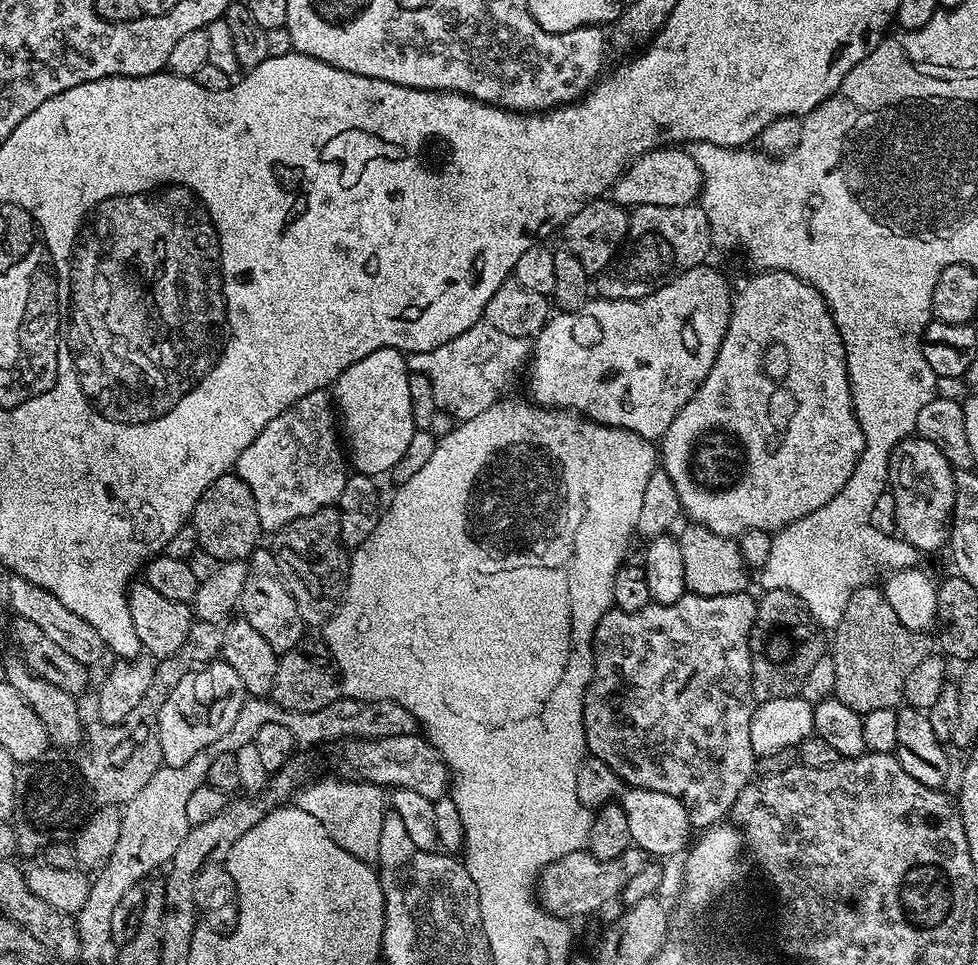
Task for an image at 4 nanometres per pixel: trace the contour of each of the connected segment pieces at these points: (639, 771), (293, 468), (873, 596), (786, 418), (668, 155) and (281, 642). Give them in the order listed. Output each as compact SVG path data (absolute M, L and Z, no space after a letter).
M747 591L735 592L734 594L726 594L725 596L694 596L685 594L682 598L678 598L678 602L670 602L669 604L653 604L649 602L642 610L634 610L633 612L623 612L621 608L615 606L609 608L606 614L602 614L602 618L598 622L598 626L592 635L592 677L588 683L588 689L584 695L584 737L586 738L586 749L593 757L601 760L632 788L645 788L646 790L661 791L662 794L673 795L686 808L686 814L689 815L689 822L693 829L707 830L716 827L731 813L734 802L738 798L738 794L742 794L742 790L746 785L752 783L754 773L756 772L756 755L750 746L750 722L752 721L752 709L754 707L754 697L752 694L752 627L754 626L754 618L756 617L756 600L748 597Z
M327 391L311 392L306 398L290 406L236 460L235 475L250 486L250 494L254 494L254 506L258 506L258 522L265 533L275 534L290 522L298 518L306 518L306 514L314 514L323 508L333 507L342 494L342 486L346 486L350 475L350 464L342 447L342 436L338 431L338 416L334 411L334 400Z
M865 586L850 594L842 622L830 636L830 655L834 662L835 699L846 702L850 710L866 713L870 710L896 708L904 699L906 677L910 670L933 651L927 631L907 629L894 614L883 591Z
M760 270L753 280L744 284L744 289L732 301L730 322L726 326L726 334L722 338L722 346L718 350L718 358L706 374L702 386L678 410L674 422L666 430L659 441L658 452L662 457L662 471L674 482L674 490L678 490L678 502L683 515L693 524L701 524L718 534L729 538L739 538L746 530L766 530L777 533L787 524L806 518L806 514L814 514L818 506L826 506L842 486L854 474L854 466L860 461L864 439L858 426L858 418L852 405L852 387L848 385L848 367L844 357L844 340L838 334L838 326L832 317L828 304L820 297L820 292L806 281L800 280L786 270Z
M661 146L636 157L616 179L610 196L629 210L637 206L686 206L697 203L701 186L702 174L691 151L680 146Z
M257 547L246 563L248 573L246 582L242 585L238 605L239 615L246 622L250 622L250 626L254 626L254 630L258 630L258 634L262 634L266 642L270 642L275 652L278 654L288 652L294 646L298 646L306 636L304 619L302 614L298 614L298 606L290 594L288 583L284 581L284 575L278 570L278 562L274 554L267 547Z

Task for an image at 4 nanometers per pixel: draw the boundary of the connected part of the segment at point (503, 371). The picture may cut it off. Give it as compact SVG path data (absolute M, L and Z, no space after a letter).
M480 321L470 326L469 330L451 339L450 342L443 343L442 346L432 351L411 352L405 360L409 372L426 374L431 379L437 409L448 412L455 418L455 421L459 422L482 414L501 399L505 393L504 388L511 382L520 366L522 368L530 357L531 341L527 337L514 338L513 335L505 334L491 324Z

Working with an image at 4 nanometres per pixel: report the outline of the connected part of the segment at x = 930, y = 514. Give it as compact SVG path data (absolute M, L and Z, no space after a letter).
M913 434L894 446L888 463L888 483L892 512L896 515L895 531L907 547L923 554L936 552L949 543L955 481L951 462L929 440Z

